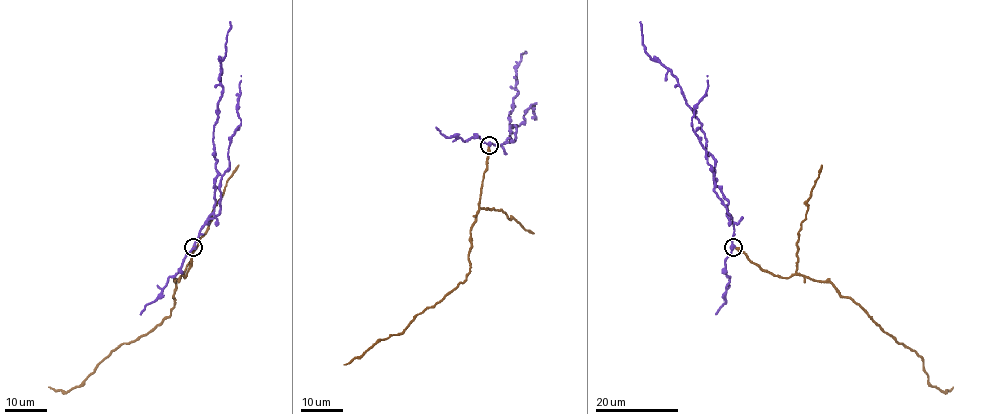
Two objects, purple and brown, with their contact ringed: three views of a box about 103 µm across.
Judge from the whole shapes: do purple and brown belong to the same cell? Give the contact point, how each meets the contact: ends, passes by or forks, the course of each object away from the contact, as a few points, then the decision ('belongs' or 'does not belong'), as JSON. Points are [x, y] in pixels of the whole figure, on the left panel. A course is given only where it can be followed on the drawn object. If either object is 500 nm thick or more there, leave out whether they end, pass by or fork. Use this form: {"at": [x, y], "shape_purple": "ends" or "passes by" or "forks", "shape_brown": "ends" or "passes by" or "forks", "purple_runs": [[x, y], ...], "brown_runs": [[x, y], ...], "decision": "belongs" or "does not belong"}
{"at": [193, 247], "shape_purple": "passes by", "shape_brown": "ends", "purple_runs": [[193, 246], [215, 201], [218, 174], [212, 133], [222, 95], [221, 61], [229, 21]], "brown_runs": [[193, 246], [192, 265], [175, 281], [171, 314], [122, 344], [81, 384], [65, 392], [49, 386]], "decision": "does not belong"}

